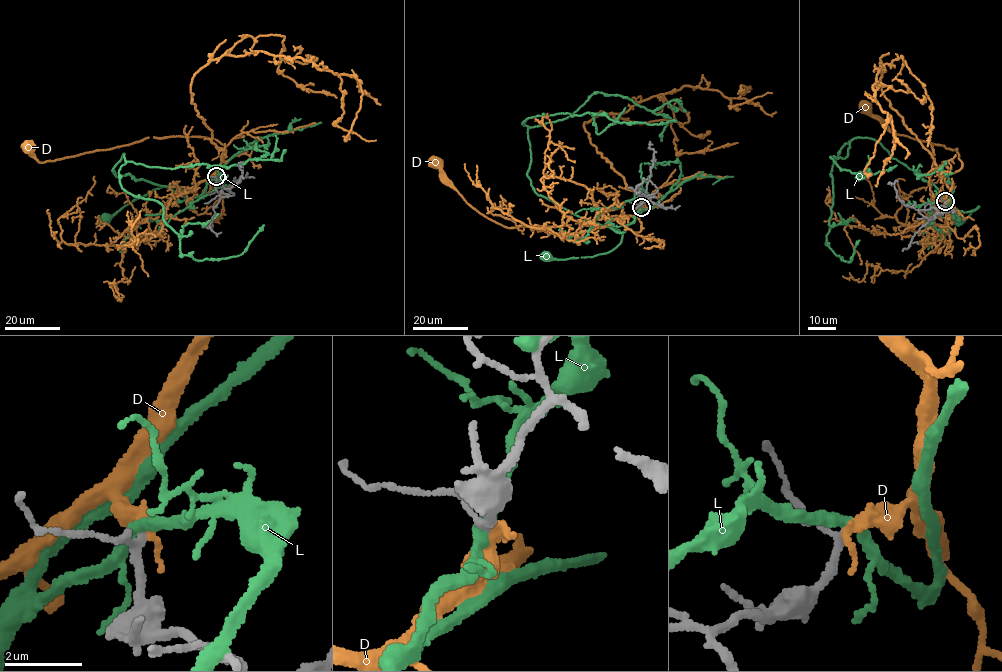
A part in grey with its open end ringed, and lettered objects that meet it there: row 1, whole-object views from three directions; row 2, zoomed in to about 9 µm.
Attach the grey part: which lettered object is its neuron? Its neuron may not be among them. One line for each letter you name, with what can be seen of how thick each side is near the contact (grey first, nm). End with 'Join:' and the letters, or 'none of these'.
D: 190 nm thick on the grey side, 360 nm on the other
Join: D

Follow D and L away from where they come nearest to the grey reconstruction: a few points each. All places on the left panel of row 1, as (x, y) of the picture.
D: (217, 177), (225, 147), (212, 138), (148, 137), (43, 163), (35, 158), (30, 147)
L: (216, 176), (208, 182), (205, 191), (191, 198), (179, 191), (189, 189), (180, 186), (153, 189), (107, 219)

